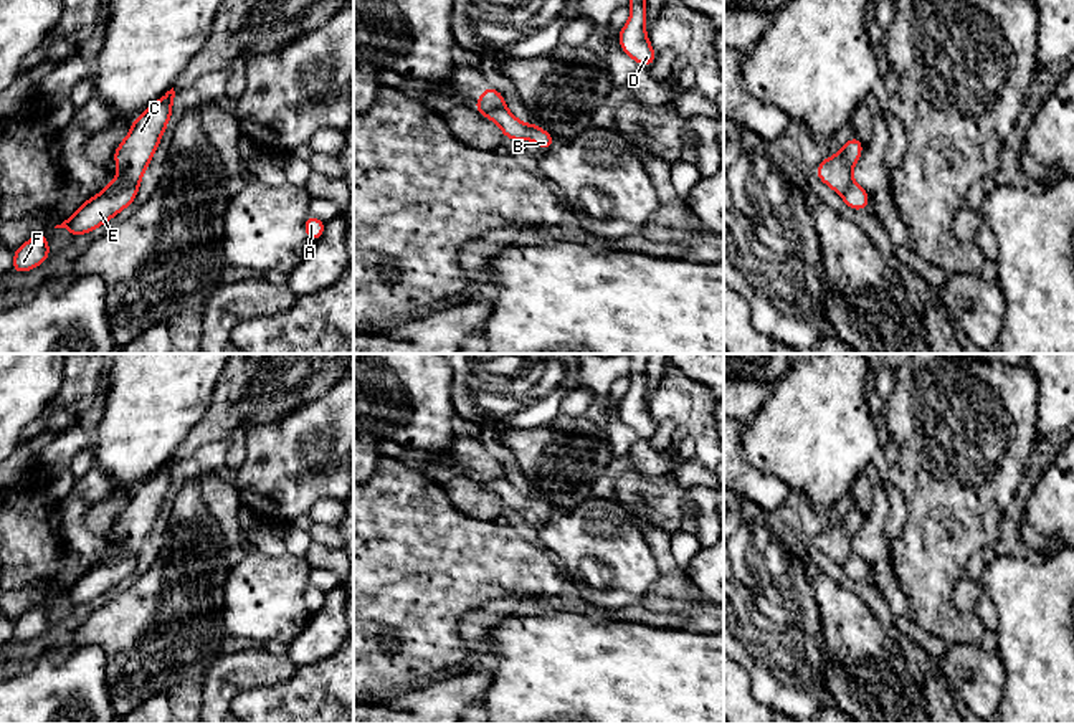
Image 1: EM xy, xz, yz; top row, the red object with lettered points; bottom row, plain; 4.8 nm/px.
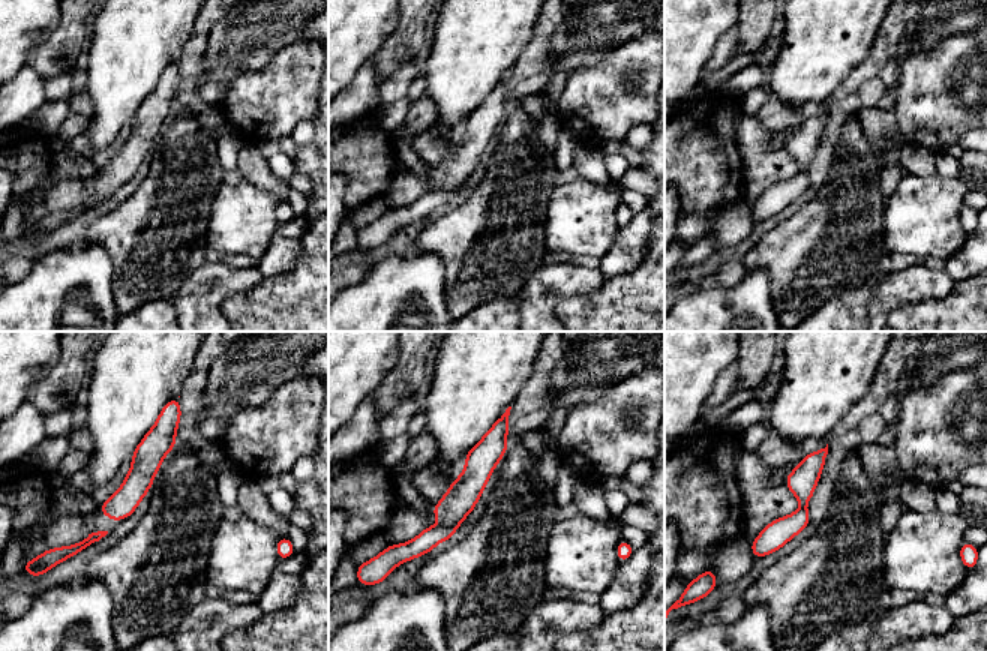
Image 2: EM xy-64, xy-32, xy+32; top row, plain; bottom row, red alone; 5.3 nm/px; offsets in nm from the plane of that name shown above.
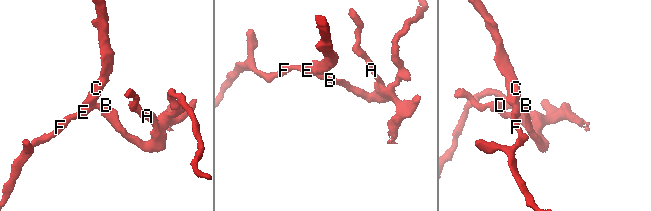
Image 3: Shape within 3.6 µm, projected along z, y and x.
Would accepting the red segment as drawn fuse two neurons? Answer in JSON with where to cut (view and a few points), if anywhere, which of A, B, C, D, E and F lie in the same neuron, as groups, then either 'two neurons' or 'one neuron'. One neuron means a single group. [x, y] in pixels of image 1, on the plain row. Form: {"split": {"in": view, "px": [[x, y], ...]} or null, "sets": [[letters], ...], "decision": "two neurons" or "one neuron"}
{"split": {"in": "xy", "px": [[137, 552], [108, 561]]}, "sets": [["A", "B", "D", "E", "F"], ["C"]], "decision": "two neurons"}

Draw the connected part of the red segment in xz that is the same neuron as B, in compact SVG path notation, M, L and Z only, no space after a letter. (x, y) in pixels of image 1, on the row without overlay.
M497 478L491 481L482 481L481 486L494 491L506 509L520 511L527 509L540 516L544 521L554 517L554 506L542 498L532 494L524 494L520 489L514 488L507 478Z

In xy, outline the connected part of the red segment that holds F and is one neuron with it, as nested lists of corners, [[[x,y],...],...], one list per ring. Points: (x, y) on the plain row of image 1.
[[[43,602],[38,607],[25,612],[17,622],[13,622],[13,636],[10,641],[25,643],[40,636],[50,628],[48,607]]]

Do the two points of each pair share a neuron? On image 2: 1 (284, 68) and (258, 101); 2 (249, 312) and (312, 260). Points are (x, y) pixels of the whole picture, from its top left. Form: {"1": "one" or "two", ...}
{"1": "one", "2": "one"}

